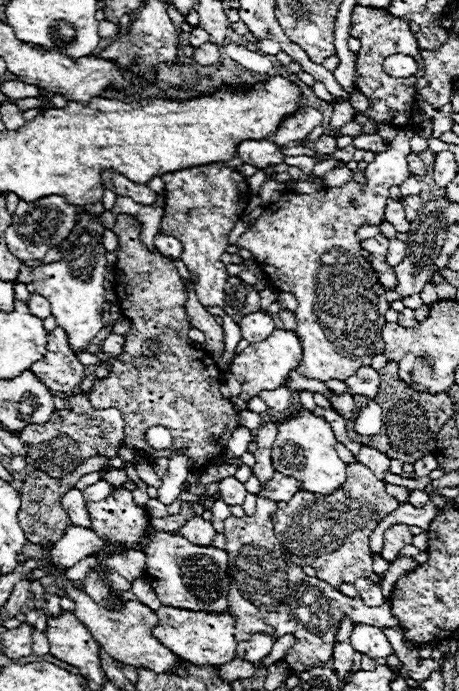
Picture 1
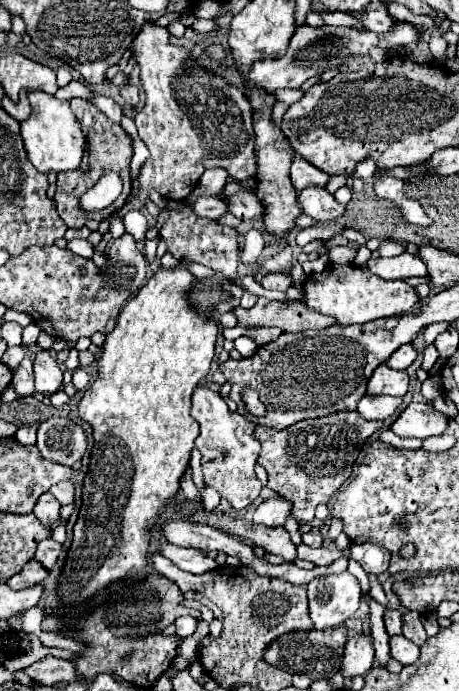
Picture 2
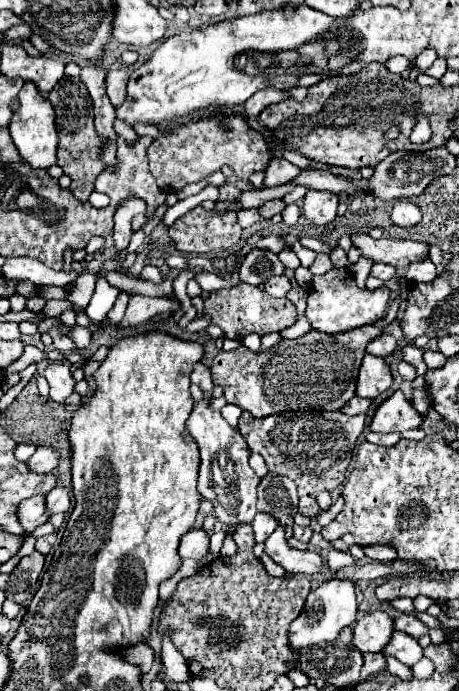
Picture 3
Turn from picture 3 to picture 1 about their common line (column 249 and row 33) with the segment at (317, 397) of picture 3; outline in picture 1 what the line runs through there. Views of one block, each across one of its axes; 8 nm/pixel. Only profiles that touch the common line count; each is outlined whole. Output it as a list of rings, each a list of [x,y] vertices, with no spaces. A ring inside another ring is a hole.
[[[356,6],[352,12],[352,28],[350,28],[350,36],[358,38],[362,42],[362,48],[358,52],[358,60],[356,60],[356,76],[354,76],[354,84],[356,88],[366,94],[370,98],[370,108],[364,114],[358,114],[354,118],[354,122],[346,124],[340,134],[348,134],[348,136],[360,136],[362,134],[362,126],[366,124],[368,118],[376,120],[376,124],[380,122],[390,122],[398,128],[412,128],[412,108],[414,108],[414,92],[416,92],[416,78],[424,74],[424,68],[420,68],[416,72],[416,76],[410,78],[392,78],[384,72],[382,62],[386,60],[386,56],[392,54],[408,54],[412,58],[418,60],[418,44],[414,34],[410,32],[410,26],[406,22],[402,22],[400,18],[394,18],[392,14],[388,14],[386,10],[380,8],[370,8],[370,6]]]

